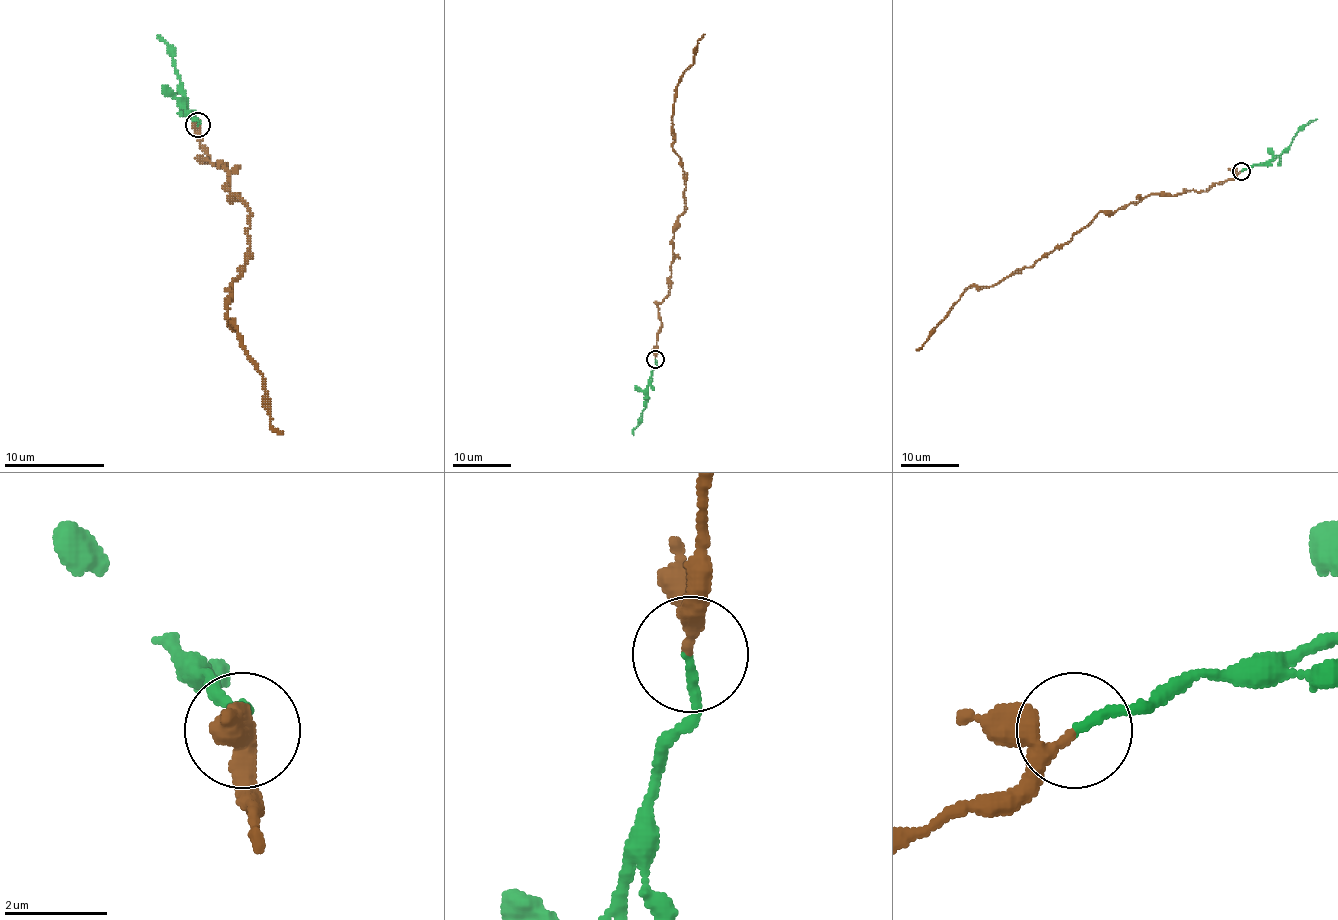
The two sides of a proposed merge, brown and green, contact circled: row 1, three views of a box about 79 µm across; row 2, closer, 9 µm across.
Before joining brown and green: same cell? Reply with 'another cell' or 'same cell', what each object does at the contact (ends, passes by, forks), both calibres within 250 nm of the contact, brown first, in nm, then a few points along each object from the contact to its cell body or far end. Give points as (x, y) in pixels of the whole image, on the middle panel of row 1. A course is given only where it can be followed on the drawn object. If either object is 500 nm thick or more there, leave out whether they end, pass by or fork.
same cell | brown passes by | green ends | 200/170 nm | brown via (655, 359), (658, 305), (668, 294), (674, 224), (686, 208), (686, 173), (673, 149), (675, 88), (705, 34) | green via (655, 359), (656, 366), (651, 374), (648, 401), (633, 435)

